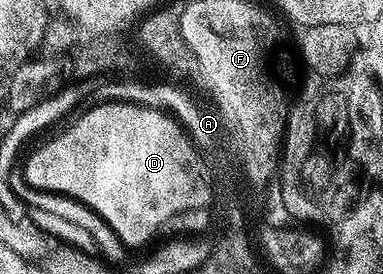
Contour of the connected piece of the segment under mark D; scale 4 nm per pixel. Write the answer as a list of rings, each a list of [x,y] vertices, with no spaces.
[[[116,100],[104,105],[94,105],[86,108],[86,110],[86,113],[74,125],[67,126],[58,137],[43,142],[26,161],[23,161],[25,181],[31,188],[41,189],[43,192],[61,193],[63,196],[73,197],[75,200],[81,201],[87,208],[91,208],[98,213],[114,229],[122,243],[128,247],[141,245],[144,241],[151,239],[154,240],[158,236],[157,221],[167,220],[168,212],[176,209],[186,209],[185,205],[201,202],[203,187],[199,183],[199,171],[193,165],[193,152],[190,151],[189,145],[185,145],[185,136],[182,133],[177,133],[178,129],[174,125],[169,125],[168,119],[157,117],[157,113],[152,113],[152,111],[121,109],[119,108],[119,102]]]

